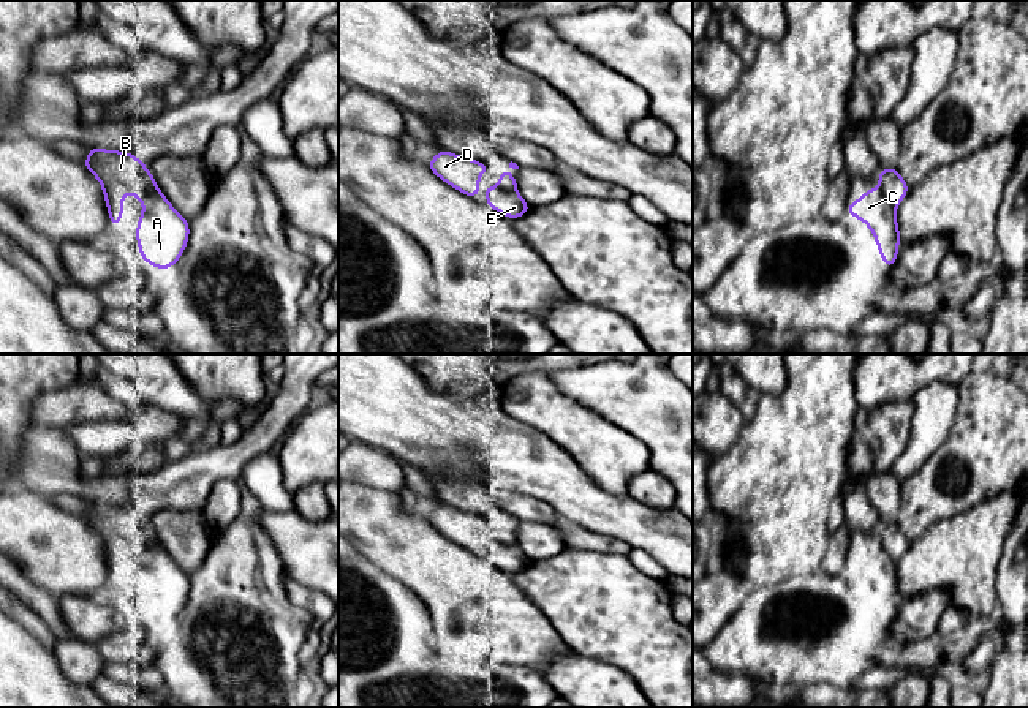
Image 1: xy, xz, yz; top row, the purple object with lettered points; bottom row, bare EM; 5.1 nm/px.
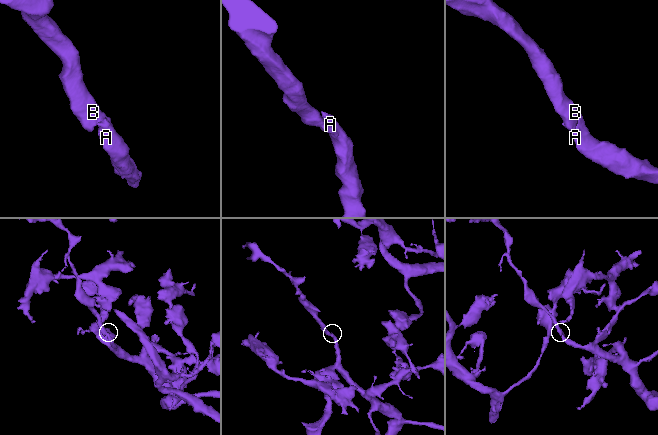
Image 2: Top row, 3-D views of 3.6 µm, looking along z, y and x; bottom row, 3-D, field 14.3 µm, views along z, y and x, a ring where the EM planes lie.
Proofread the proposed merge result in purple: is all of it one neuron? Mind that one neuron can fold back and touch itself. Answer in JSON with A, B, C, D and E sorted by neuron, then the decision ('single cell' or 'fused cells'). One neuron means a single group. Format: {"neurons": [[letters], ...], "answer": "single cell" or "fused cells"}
{"neurons": [["A", "B", "C", "D", "E"]], "answer": "single cell"}

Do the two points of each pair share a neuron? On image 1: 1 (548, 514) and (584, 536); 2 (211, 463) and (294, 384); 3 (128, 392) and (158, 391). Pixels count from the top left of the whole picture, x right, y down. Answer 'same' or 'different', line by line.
1: different
2: same
3: different

